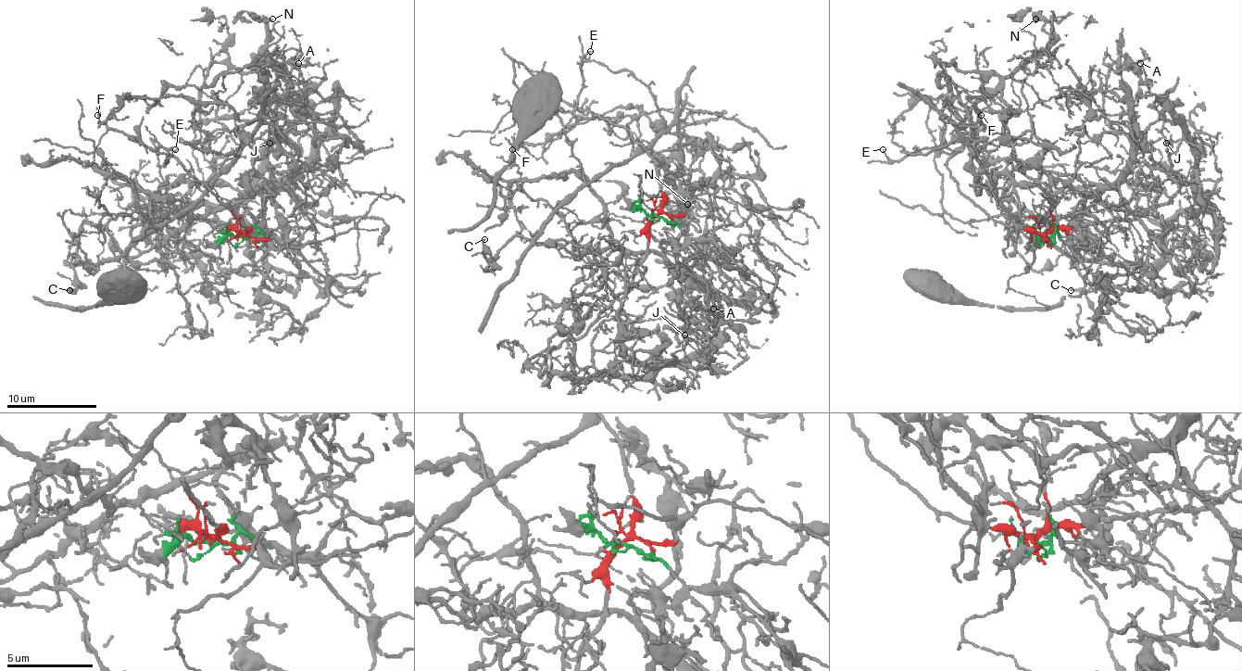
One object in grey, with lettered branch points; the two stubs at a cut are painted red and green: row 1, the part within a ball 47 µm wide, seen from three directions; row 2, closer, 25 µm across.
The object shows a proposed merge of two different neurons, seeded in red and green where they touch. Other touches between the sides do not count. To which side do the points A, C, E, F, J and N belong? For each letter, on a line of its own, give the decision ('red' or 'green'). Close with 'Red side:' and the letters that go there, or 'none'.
A: green
C: green
E: red
F: red
J: green
N: green
Red side: E, F

